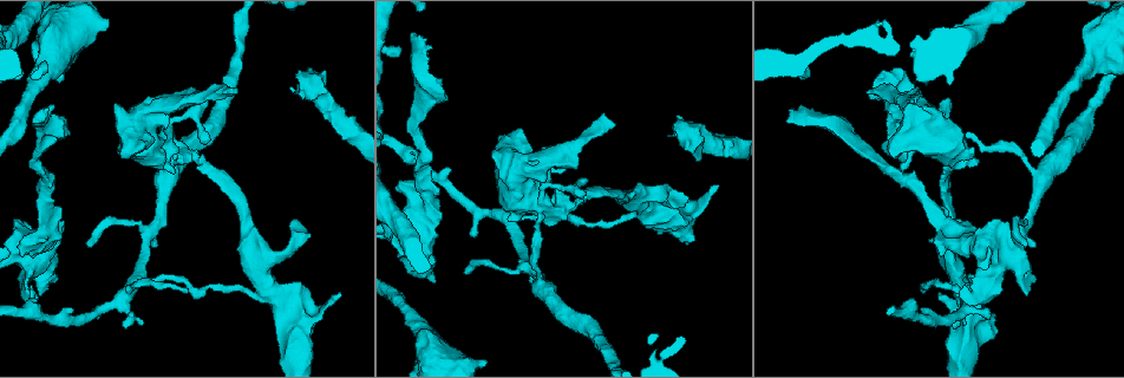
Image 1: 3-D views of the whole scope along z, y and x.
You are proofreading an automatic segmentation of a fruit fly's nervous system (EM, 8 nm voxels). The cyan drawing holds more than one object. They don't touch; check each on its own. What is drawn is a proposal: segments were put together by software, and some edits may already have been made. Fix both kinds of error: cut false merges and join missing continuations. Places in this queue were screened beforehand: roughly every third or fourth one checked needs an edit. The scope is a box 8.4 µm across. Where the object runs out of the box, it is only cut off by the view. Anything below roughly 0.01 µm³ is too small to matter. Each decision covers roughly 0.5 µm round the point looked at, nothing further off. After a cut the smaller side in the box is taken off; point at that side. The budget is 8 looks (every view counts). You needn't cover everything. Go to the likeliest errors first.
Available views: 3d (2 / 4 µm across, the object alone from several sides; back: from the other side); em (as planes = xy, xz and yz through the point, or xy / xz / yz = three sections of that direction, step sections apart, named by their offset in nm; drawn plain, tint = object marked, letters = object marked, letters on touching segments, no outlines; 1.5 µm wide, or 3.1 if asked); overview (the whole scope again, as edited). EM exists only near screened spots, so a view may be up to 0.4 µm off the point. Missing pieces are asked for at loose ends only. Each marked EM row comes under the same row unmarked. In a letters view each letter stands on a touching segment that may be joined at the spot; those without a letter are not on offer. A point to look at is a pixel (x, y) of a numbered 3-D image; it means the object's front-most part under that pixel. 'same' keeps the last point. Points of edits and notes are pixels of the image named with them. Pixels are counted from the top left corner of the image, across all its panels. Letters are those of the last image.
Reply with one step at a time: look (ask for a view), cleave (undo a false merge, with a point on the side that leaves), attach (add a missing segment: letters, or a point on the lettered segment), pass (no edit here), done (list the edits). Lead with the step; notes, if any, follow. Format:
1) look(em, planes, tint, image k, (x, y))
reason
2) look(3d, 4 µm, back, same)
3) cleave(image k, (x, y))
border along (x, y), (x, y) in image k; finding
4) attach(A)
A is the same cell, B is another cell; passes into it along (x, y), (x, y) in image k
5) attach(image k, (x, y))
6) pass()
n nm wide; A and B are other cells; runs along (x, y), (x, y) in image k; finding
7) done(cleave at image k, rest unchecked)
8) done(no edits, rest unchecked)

look(em, xz, step 4, letters, image 1, (614, 126))
branch stops here

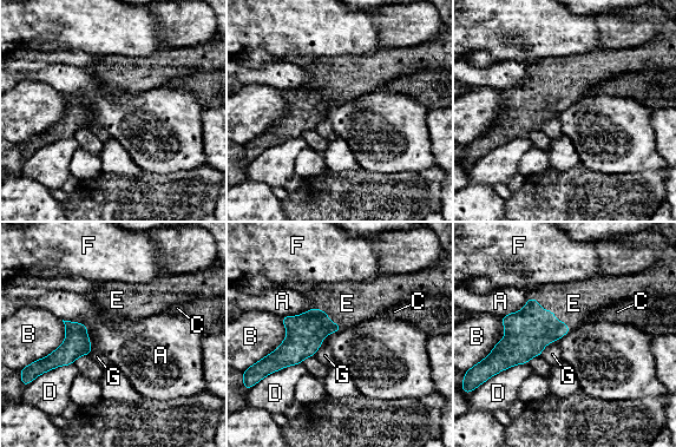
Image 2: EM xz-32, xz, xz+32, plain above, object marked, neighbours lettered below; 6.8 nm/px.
attach(E)
E touches over 380 nm; E is the same cell, A, B, C, D, F and G are other cells; passes into it along (527, 332), (550, 311), (573, 303) in image 2; it goes on there

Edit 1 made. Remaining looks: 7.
look(overview)

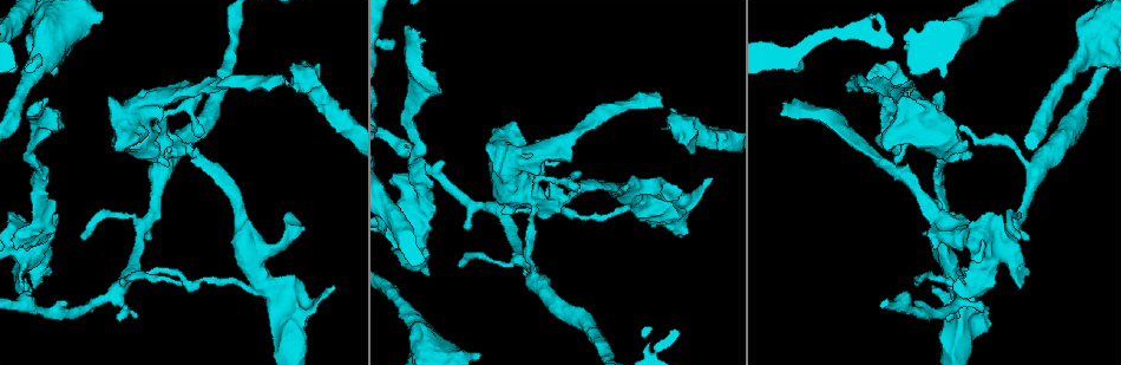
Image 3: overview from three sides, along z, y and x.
look(3d, 2 µm, image 3, (290, 238))
sharp bend

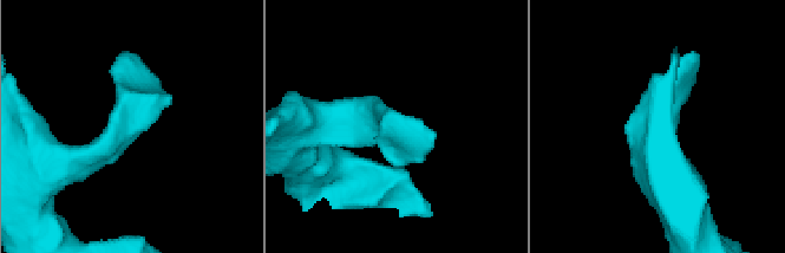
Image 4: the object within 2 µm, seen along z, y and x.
look(em, planes, letters, image 4, (124, 127))

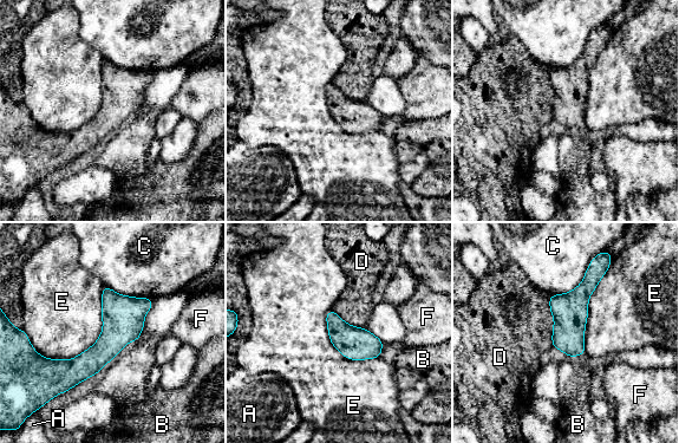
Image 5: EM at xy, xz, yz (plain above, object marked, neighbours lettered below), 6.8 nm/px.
pass()
E touches over 650 nm; A, B, C, D, E and F are other cells; border along (104, 286), (89, 347), (32, 347) in image 5; all the same neuron

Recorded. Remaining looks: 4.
look(3d, 4 µm, back, image 3, (1019, 287))
an open end

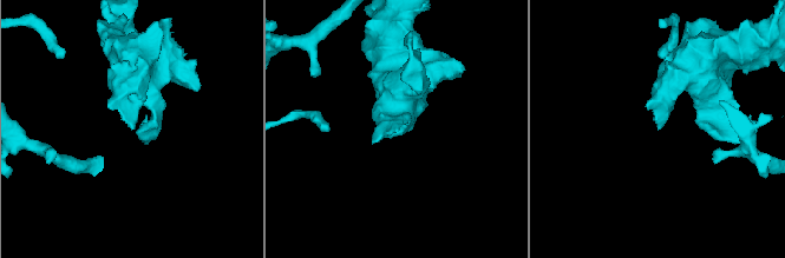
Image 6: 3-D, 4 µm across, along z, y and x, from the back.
look(em, planes, letters, image 6, (135, 129))

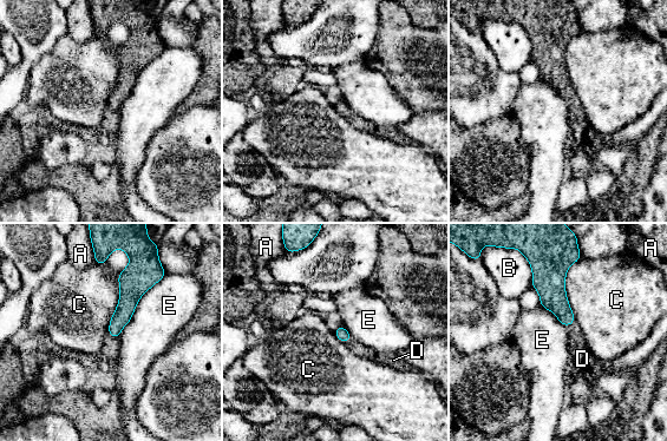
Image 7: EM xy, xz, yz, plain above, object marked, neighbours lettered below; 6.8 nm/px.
attach(D)
D is the same cell, A, B, C and E are other cells; it goes on there

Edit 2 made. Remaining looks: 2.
done(attach at image 2, attach at image 7, rest unchecked)

